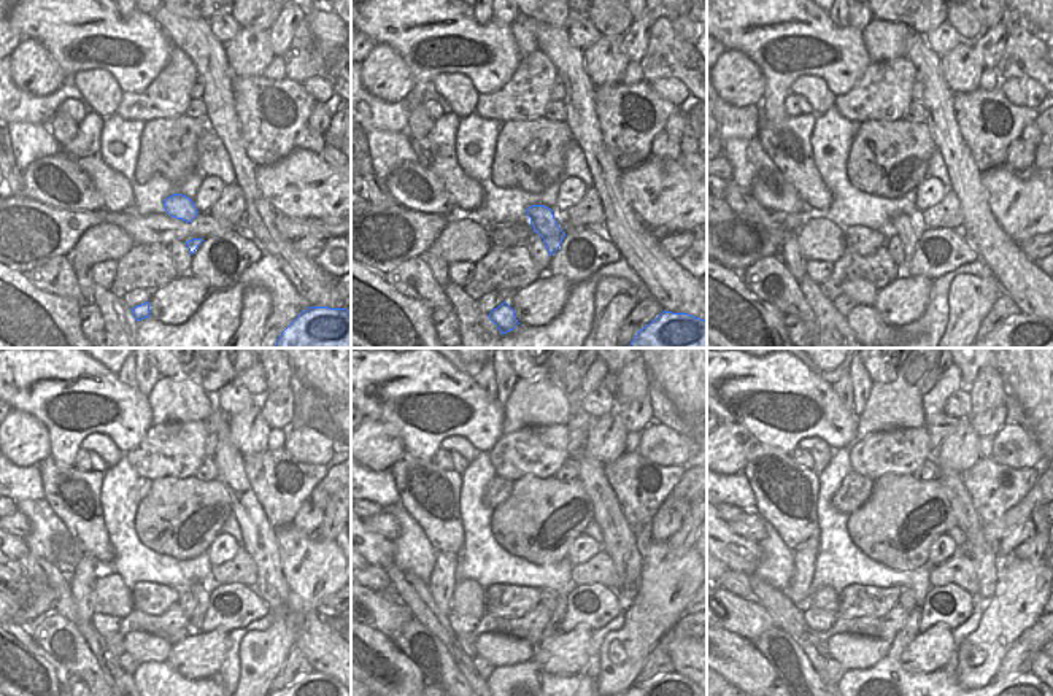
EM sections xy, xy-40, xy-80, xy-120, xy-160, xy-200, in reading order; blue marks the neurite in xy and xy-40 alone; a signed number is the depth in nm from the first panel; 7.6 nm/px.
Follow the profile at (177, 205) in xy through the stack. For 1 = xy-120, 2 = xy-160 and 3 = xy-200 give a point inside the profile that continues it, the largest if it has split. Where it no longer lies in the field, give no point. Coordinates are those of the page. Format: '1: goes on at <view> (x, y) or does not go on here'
1: goes on at xy-120 (200, 595)
2: goes on at xy-160 (553, 628)
3: goes on at xy-200 (888, 671)

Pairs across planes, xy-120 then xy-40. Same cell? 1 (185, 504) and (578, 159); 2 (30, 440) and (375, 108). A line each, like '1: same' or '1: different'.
1: different
2: different

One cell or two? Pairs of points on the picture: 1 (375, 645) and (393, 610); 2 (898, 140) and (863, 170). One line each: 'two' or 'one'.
1: two
2: one

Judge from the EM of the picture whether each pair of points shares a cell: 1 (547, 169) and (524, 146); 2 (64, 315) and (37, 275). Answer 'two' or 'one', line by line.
1: one
2: two

